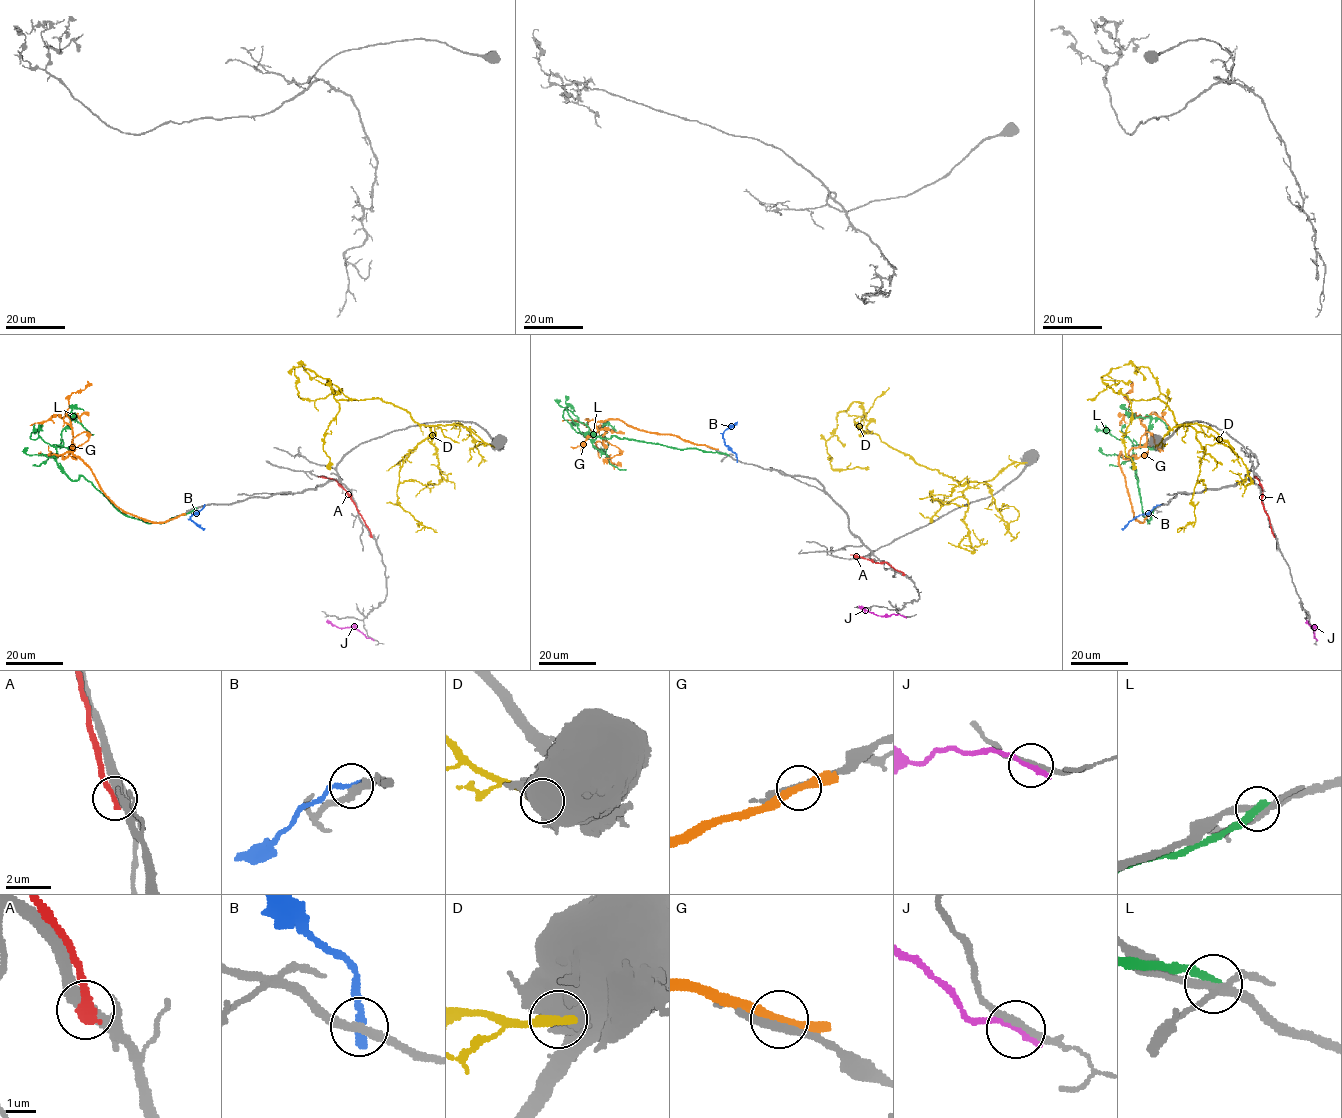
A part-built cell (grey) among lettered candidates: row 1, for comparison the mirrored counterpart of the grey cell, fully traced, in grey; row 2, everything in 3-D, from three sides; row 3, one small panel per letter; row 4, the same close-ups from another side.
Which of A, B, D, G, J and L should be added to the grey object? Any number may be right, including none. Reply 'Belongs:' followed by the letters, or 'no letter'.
Belongs: no letter

